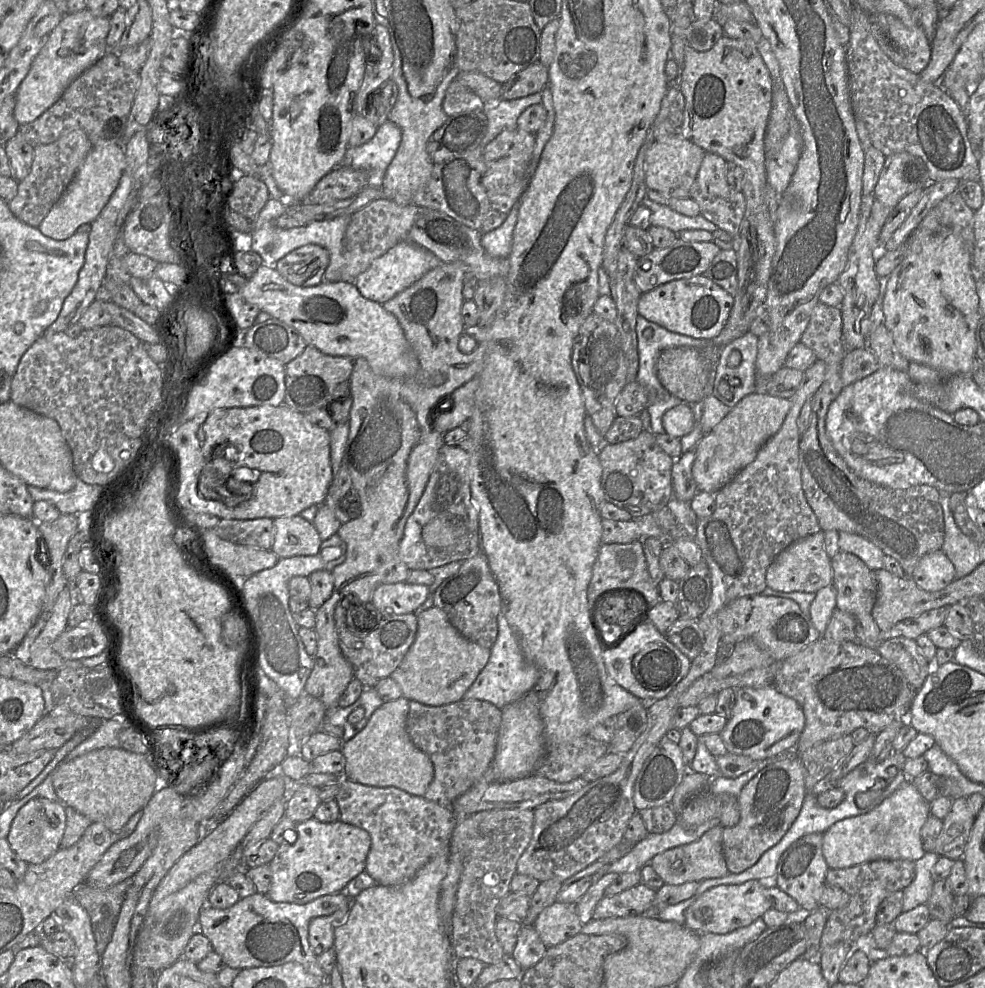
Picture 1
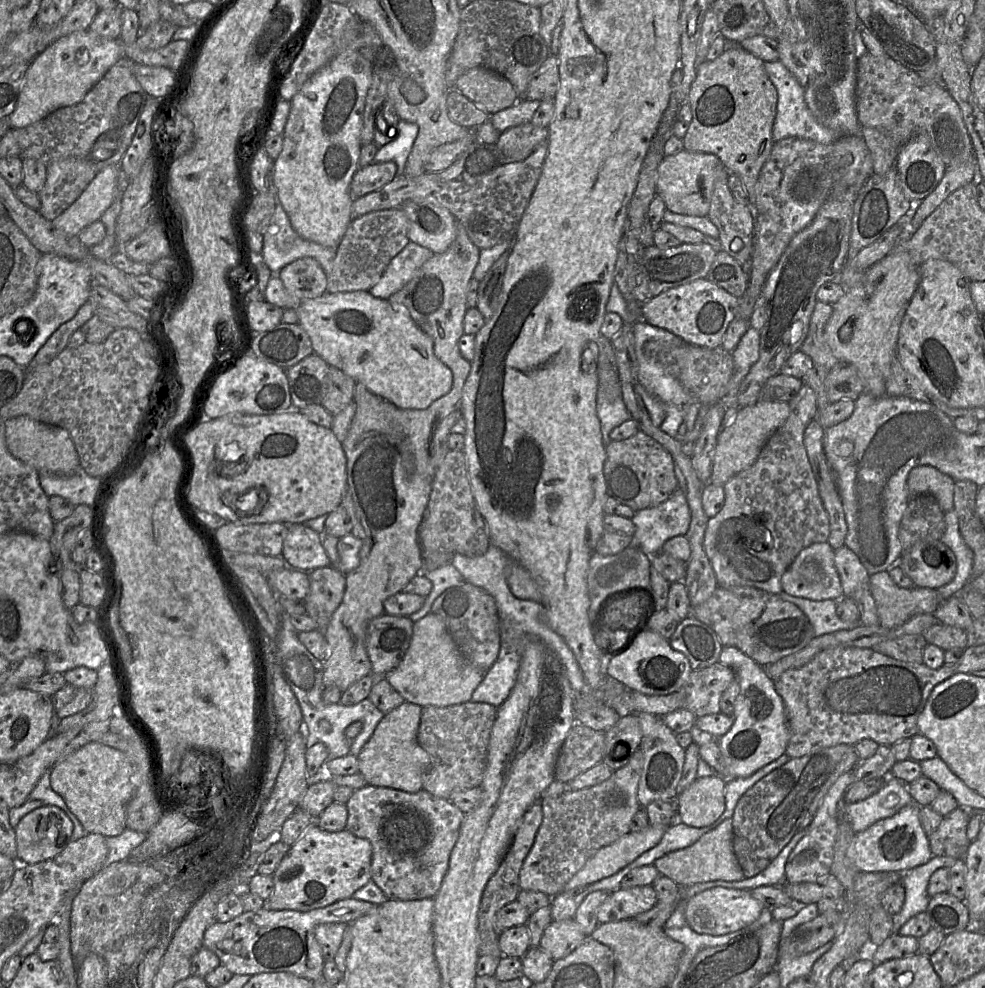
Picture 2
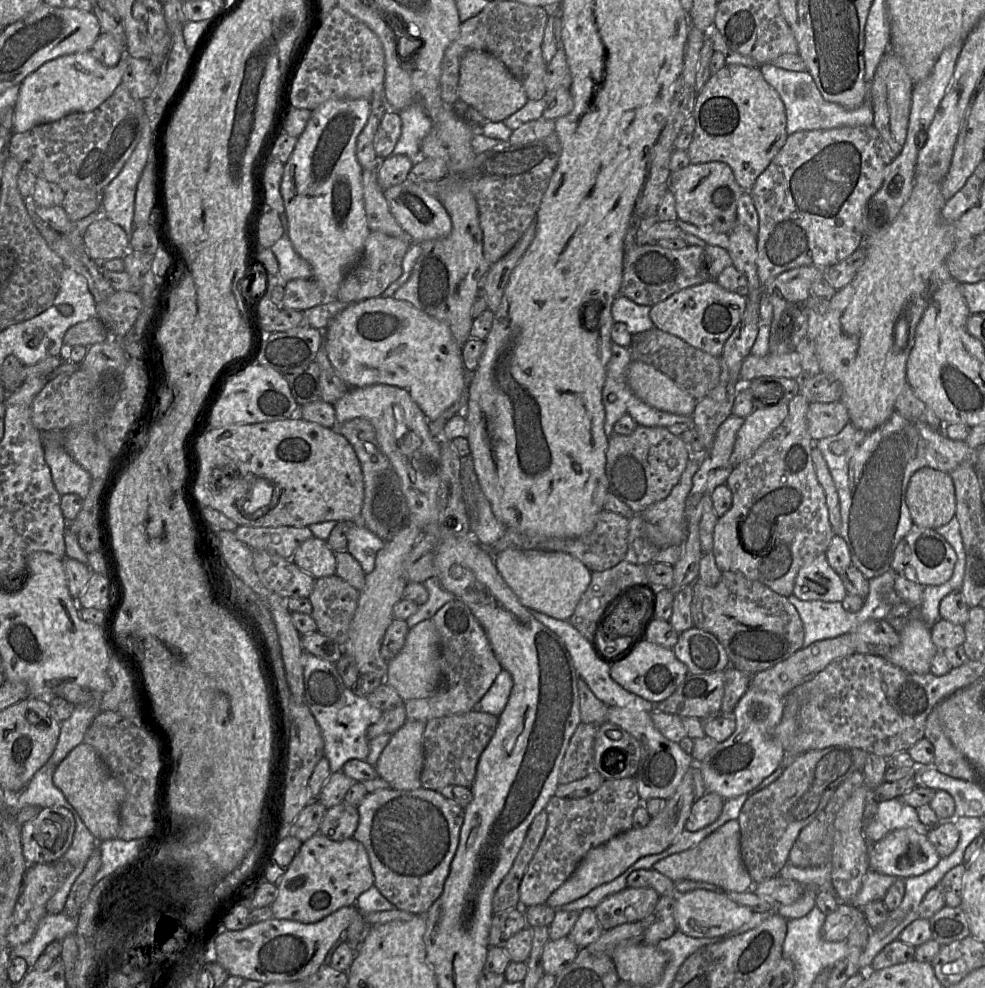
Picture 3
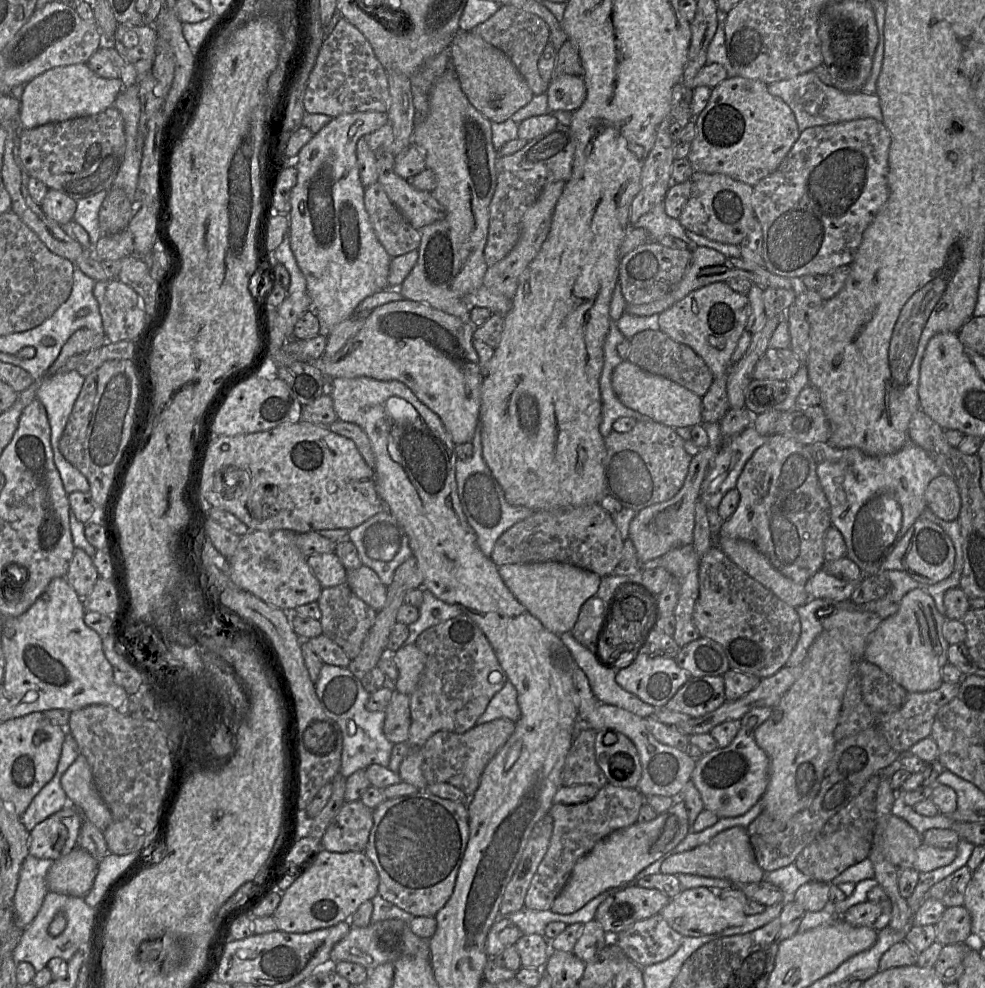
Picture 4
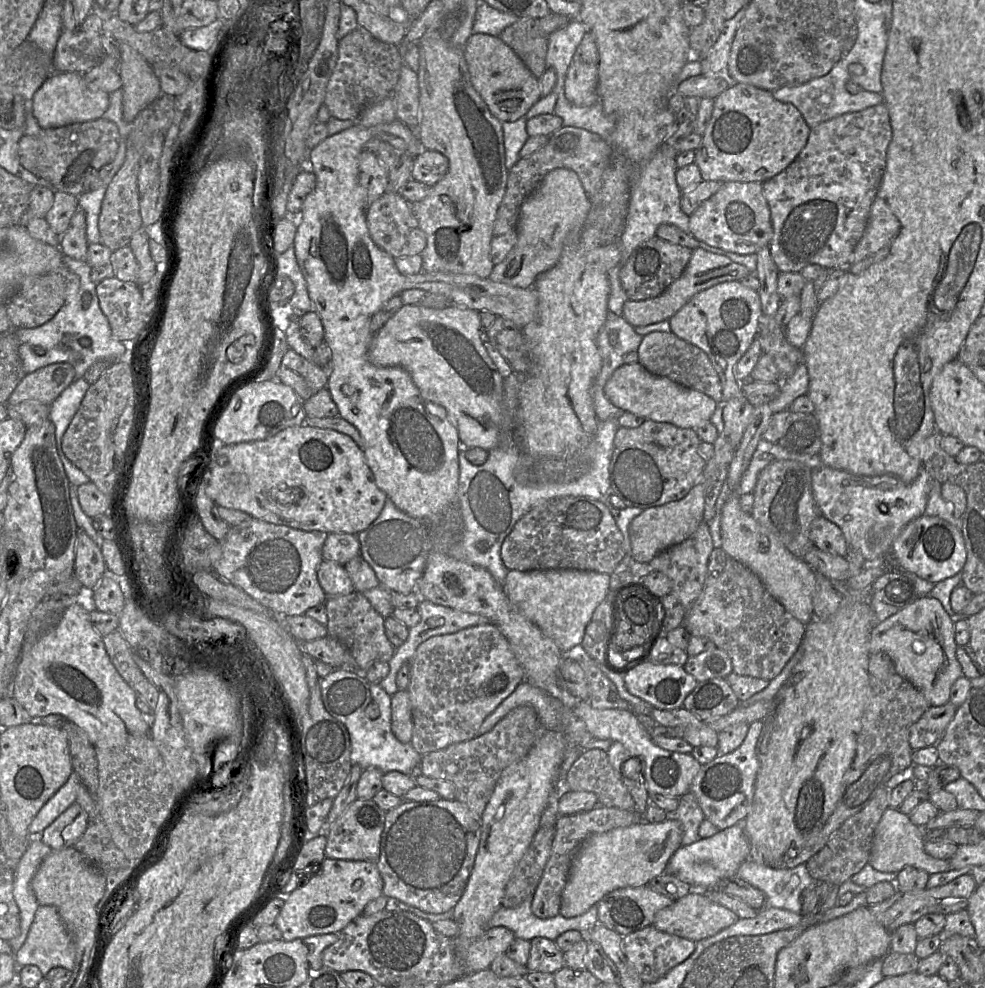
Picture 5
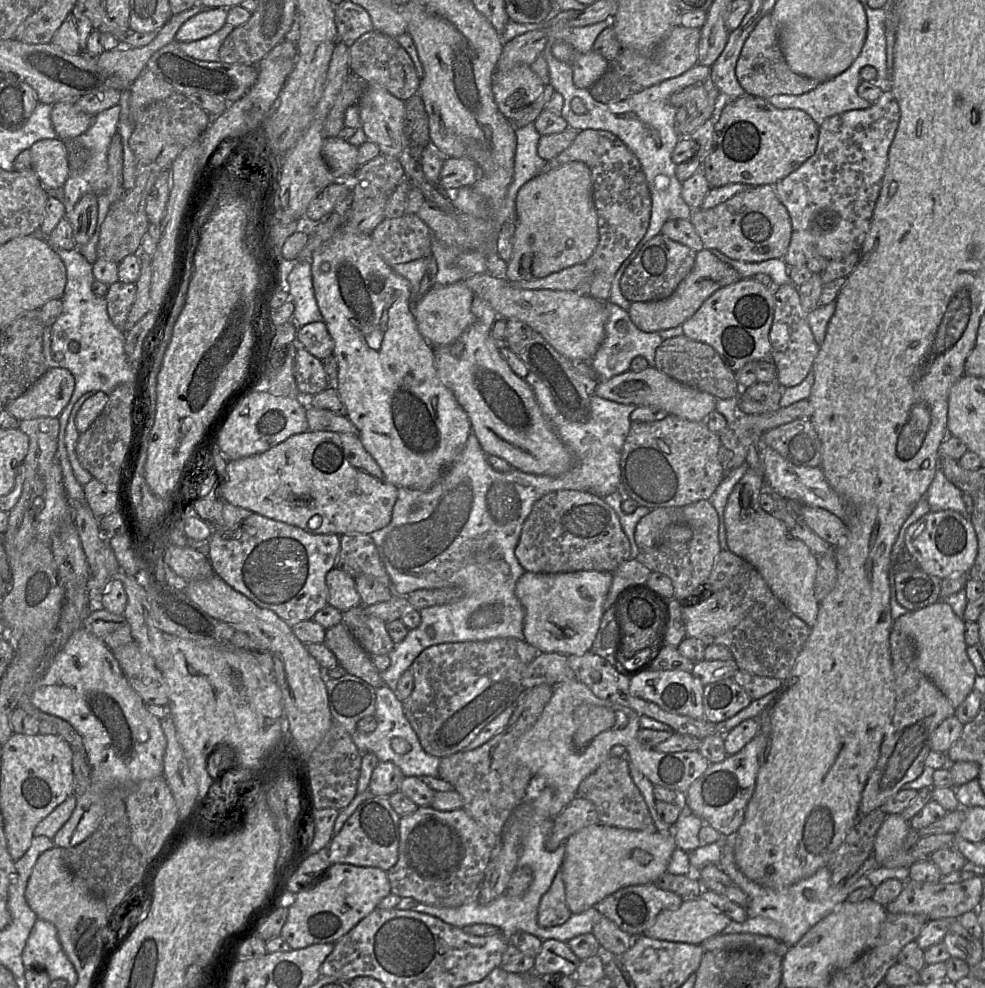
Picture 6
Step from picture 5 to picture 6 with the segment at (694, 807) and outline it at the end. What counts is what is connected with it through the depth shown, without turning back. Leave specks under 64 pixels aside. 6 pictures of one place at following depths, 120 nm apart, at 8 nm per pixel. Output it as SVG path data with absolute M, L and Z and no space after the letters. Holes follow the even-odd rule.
M680 800L679 804L681 812L673 825L673 836L677 848L690 853L701 845L699 831L705 823L684 802Z

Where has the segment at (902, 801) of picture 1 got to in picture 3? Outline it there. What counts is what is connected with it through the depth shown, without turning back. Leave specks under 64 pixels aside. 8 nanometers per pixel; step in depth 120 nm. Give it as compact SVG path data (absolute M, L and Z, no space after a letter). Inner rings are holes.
M903 828L891 831L882 839L868 843L868 864L875 872L906 879L921 875L934 868L941 857L928 840L926 834L913 828Z

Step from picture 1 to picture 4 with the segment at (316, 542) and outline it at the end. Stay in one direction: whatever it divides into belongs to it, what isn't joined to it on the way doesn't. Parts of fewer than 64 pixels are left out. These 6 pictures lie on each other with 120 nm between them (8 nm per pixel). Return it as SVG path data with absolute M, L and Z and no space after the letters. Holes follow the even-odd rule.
M335 553L311 555L307 558L307 564L322 588L346 584L346 569Z

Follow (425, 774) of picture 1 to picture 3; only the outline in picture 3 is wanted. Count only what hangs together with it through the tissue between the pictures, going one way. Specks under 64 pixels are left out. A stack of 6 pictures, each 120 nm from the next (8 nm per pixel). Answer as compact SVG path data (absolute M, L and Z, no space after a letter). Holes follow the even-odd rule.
M406 721L390 736L381 752L374 767L378 777L385 780L390 789L412 791L421 788L425 724L422 721Z

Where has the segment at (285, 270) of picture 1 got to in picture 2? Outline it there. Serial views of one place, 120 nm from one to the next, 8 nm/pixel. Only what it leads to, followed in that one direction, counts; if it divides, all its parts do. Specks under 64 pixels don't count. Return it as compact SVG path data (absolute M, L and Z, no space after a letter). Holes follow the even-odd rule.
M312 257L295 260L278 273L285 289L301 300L318 298L326 293L326 272Z

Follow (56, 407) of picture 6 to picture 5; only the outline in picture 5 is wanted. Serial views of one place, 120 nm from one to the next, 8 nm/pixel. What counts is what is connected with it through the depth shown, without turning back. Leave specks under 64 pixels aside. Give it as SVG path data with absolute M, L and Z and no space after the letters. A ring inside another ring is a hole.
M66 362L54 363L26 374L6 404L35 400L50 405L75 380L75 374L74 367Z

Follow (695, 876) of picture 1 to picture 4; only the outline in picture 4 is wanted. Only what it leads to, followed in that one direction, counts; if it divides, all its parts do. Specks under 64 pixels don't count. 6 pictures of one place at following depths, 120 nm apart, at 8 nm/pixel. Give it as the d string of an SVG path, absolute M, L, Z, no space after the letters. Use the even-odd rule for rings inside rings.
M742 826L726 829L714 836L706 844L668 857L662 862L660 873L670 875L691 874L726 879L733 886L757 883L765 875L765 872L756 861L747 830Z

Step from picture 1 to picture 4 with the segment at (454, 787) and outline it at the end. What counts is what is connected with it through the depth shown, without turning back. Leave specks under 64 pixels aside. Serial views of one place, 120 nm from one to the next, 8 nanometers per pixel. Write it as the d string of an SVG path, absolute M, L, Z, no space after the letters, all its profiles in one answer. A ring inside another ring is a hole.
M499 718L476 724L462 734L445 730L434 733L422 747L422 772L428 785L449 783L471 798L479 787L485 767L506 744L514 730L514 721Z

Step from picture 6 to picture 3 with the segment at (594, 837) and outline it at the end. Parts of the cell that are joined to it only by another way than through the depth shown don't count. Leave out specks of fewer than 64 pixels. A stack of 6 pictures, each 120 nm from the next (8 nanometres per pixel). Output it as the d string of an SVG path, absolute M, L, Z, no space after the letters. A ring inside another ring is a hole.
M692 767L685 773L676 792L667 800L666 807L658 815L651 818L645 827L632 827L606 843L591 849L566 882L550 895L546 904L553 909L560 909L561 906L585 896L597 886L614 880L638 859L648 855L659 854L666 850L685 830L694 801Z

